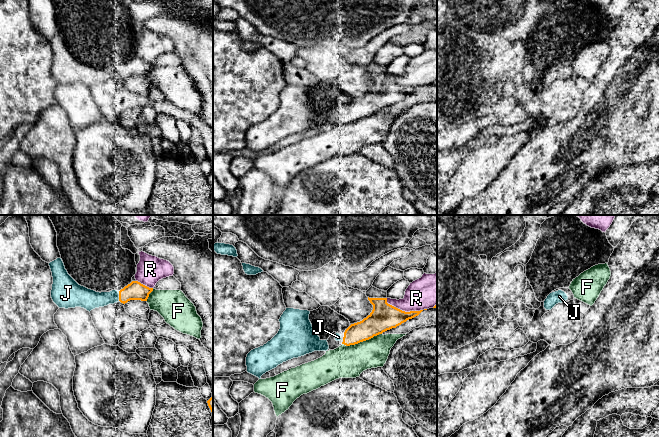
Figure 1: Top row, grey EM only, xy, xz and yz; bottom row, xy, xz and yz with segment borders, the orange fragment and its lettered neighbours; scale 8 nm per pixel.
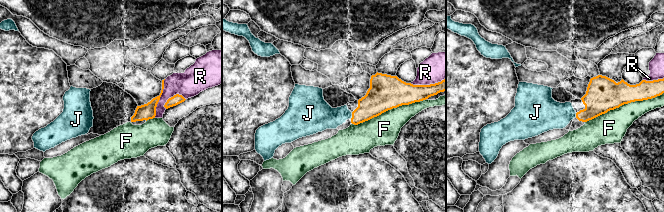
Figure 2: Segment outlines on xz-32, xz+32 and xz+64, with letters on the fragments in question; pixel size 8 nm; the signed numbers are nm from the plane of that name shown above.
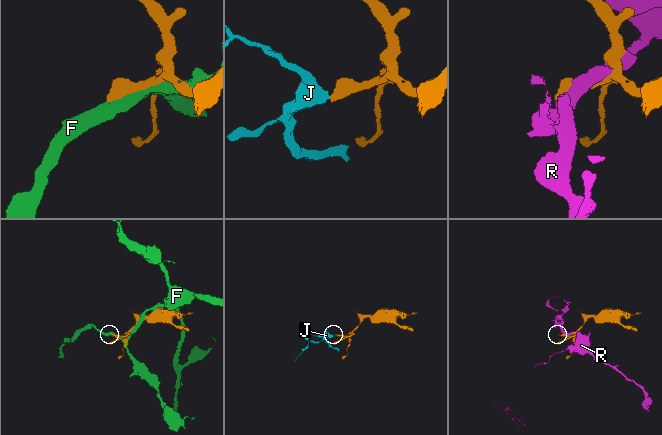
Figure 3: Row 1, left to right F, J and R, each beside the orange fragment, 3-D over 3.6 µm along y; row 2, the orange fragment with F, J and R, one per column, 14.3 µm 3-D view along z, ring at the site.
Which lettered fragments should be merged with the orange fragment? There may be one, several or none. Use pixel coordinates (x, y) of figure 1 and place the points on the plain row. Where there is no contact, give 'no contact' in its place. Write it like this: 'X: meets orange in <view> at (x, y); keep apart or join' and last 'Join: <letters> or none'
F: meets orange in xz at (361, 117); keep apart
J: meets orange in xy at (119, 72); join
R: meets orange in xz at (404, 87); keep apart
Join: J

